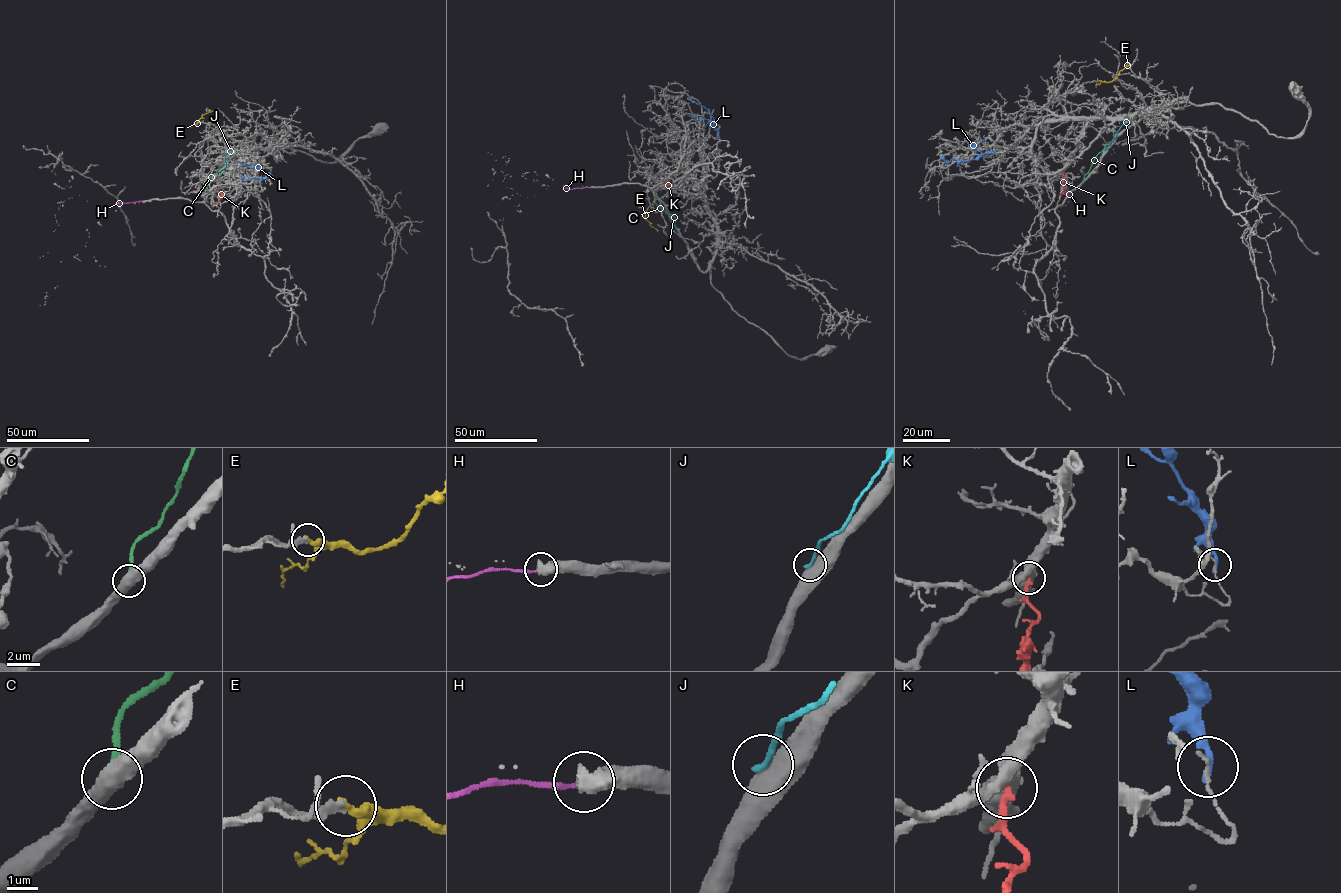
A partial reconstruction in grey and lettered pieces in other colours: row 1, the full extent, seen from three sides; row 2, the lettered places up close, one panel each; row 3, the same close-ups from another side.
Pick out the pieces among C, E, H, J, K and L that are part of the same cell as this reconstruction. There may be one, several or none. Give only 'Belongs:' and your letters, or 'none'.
Belongs: E, K

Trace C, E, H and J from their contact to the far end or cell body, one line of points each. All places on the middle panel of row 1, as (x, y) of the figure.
C: (657, 199), (656, 204), (671, 217)
E: (647, 210), (645, 218), (656, 231)
H: (591, 187), (565, 188)
J: (669, 213), (674, 217), (674, 226), (679, 230)

